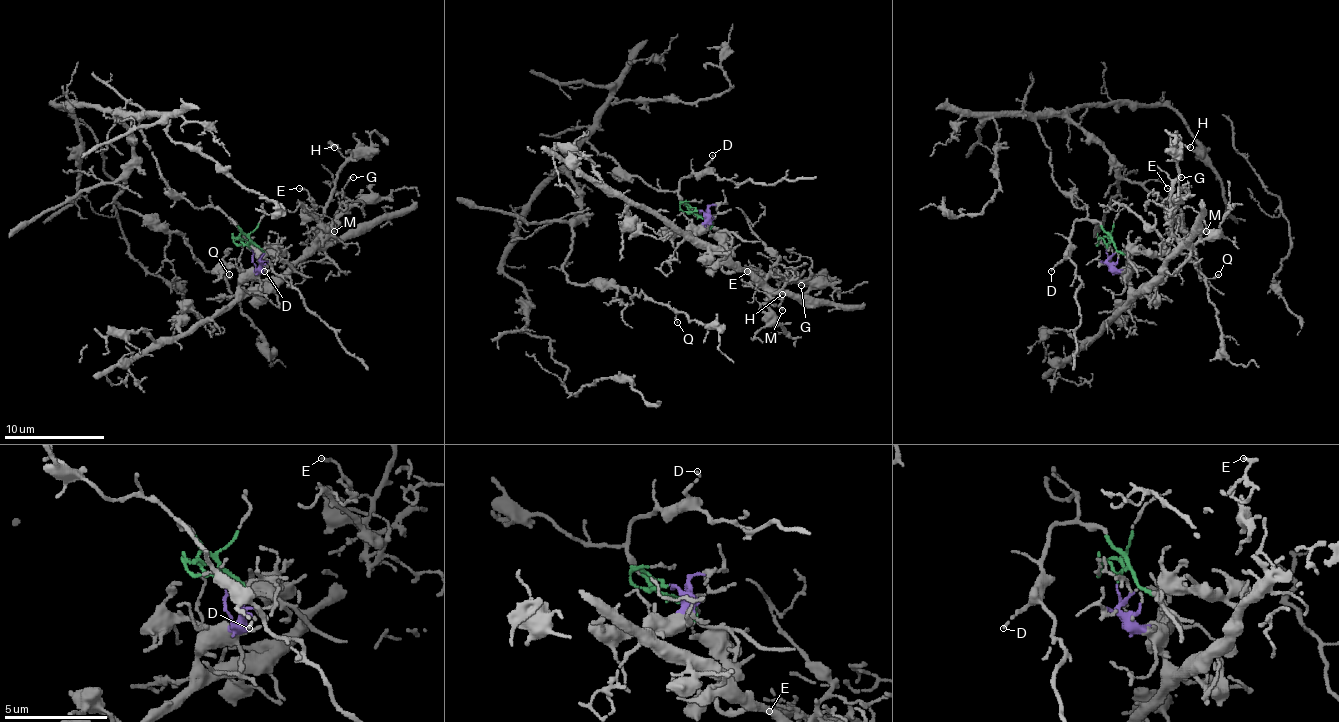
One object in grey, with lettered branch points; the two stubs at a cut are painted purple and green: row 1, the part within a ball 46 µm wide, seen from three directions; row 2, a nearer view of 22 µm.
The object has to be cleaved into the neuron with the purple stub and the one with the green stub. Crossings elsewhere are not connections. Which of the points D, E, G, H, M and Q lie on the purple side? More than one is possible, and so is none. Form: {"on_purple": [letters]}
{"on_purple": ["E", "G", "H", "M"]}

